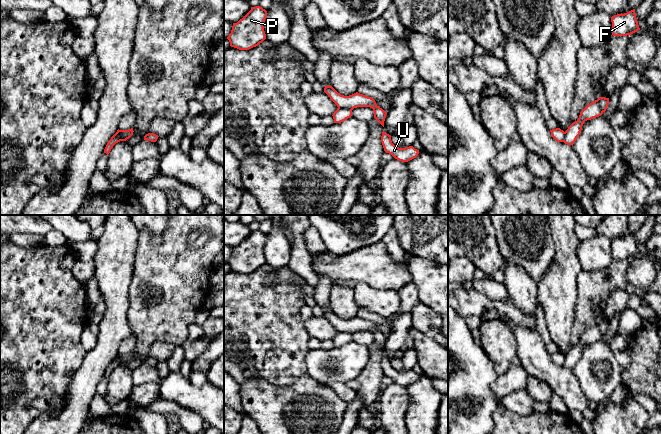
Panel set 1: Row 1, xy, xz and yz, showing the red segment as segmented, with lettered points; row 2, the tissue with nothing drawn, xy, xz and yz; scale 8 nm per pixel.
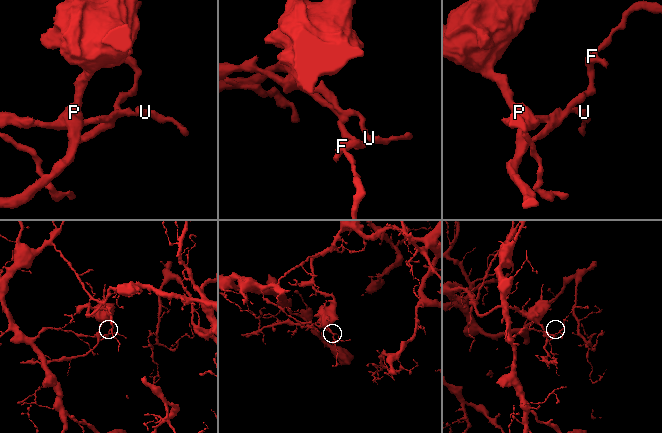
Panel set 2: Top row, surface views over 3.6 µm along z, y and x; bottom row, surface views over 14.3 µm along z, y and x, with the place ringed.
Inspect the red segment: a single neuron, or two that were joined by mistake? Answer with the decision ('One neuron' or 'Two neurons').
Two neurons

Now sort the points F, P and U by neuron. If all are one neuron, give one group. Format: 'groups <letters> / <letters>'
groups F P / U

